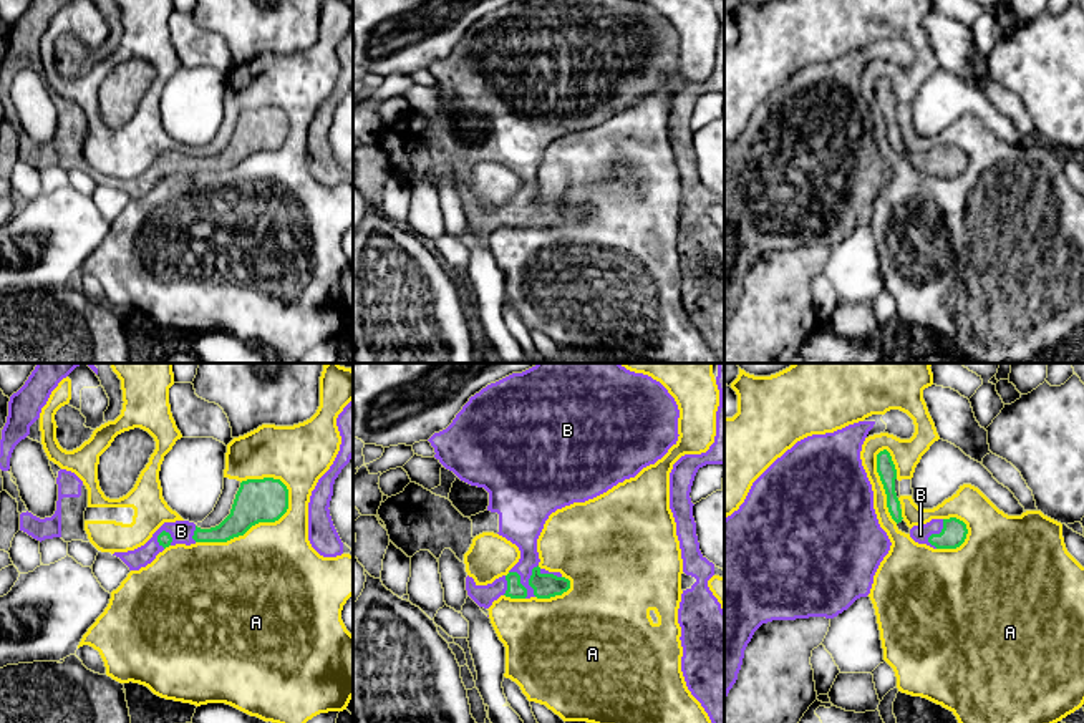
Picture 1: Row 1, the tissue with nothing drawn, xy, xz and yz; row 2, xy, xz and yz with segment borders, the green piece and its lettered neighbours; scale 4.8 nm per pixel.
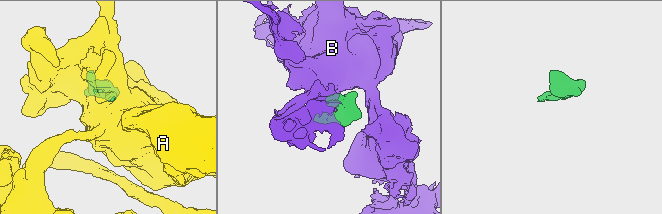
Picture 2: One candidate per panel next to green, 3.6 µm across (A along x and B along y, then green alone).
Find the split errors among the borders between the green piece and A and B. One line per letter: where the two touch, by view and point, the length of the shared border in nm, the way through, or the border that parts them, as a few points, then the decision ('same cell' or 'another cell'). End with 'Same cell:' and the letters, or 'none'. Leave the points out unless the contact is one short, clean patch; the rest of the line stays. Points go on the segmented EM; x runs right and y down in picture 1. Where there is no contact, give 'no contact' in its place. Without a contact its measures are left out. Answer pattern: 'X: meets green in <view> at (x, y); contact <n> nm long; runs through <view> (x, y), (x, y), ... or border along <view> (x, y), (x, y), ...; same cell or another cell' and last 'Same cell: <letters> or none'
A: meets green in xy at (252, 524); contact 550 nm long; another cell
B: meets green in xy at (158, 539); contact 100 nm long; runs through xy (164, 539), (158, 539), (163, 531), (181, 531); same cell
Same cell: B

